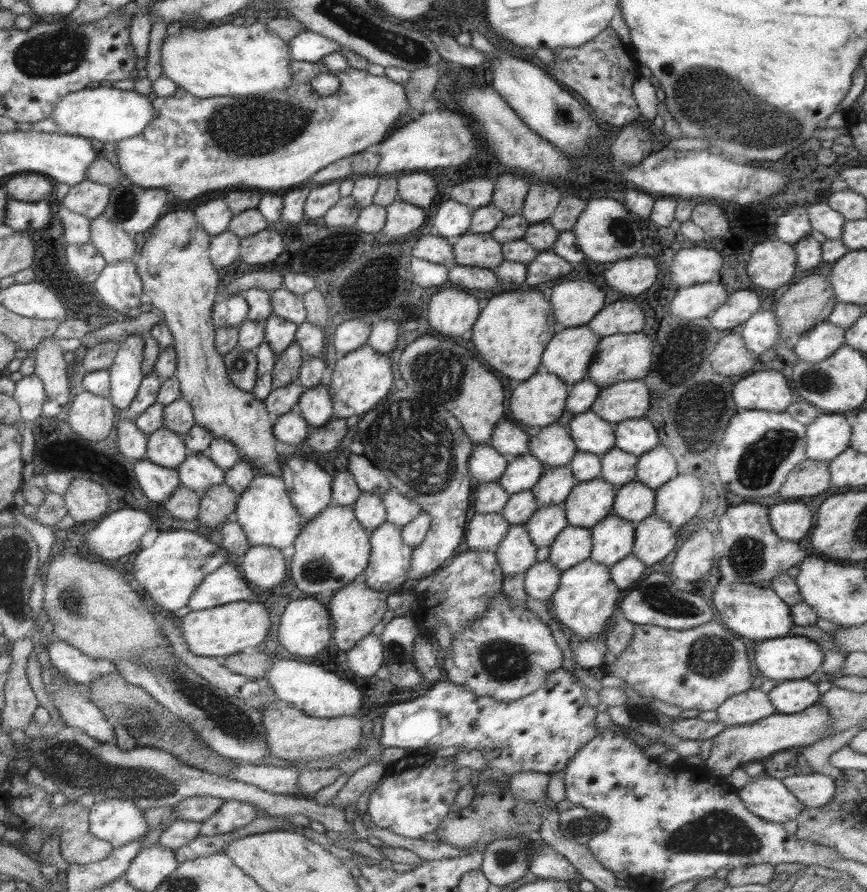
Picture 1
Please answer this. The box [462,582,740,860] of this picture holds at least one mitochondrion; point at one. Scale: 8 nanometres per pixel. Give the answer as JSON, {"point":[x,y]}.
{"point":[506,663]}

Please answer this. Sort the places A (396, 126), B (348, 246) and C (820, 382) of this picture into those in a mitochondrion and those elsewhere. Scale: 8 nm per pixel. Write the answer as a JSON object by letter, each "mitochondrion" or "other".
{"A":"other","B":"other","C":"mitochondrion"}

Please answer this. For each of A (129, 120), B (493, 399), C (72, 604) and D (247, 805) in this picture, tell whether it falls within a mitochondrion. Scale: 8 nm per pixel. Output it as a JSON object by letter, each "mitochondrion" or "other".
{"A":"other","B":"other","C":"mitochondrion","D":"other"}

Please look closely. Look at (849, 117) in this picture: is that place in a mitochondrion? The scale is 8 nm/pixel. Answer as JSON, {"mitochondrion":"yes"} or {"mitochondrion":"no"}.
{"mitochondrion":"no"}

